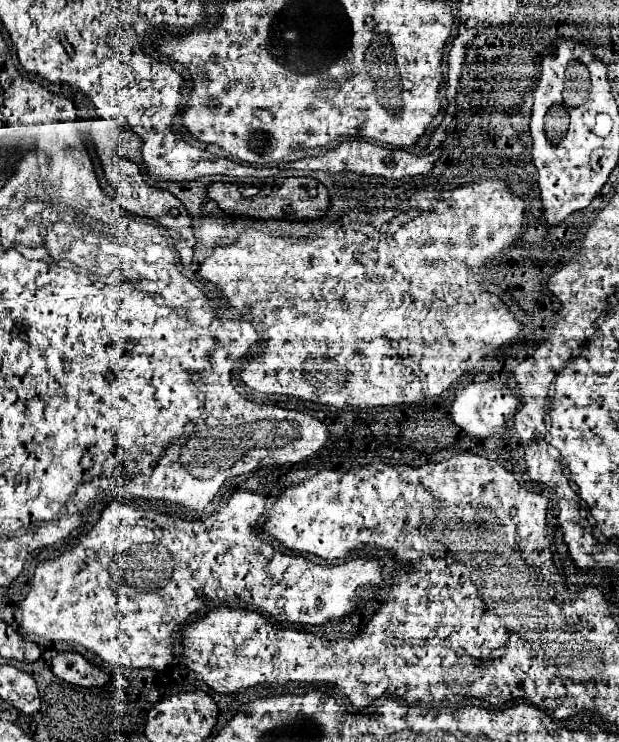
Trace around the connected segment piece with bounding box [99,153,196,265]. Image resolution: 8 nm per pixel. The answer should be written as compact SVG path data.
M101 155L99 157L101 163L103 163L103 169L107 173L107 179L111 181L111 185L117 189L117 203L127 209L129 213L135 213L135 215L141 215L141 217L149 217L153 221L157 221L159 225L163 225L165 229L169 229L171 237L175 239L175 249L181 257L181 263L183 265L189 265L193 261L193 245L195 245L195 237L193 237L192 219L187 213L187 209L183 207L183 203L171 195L169 191L163 191L163 189L157 189L157 187L151 187L145 179L143 179L143 173L141 169L129 161L129 159L123 159L123 157L115 157L115 155Z

